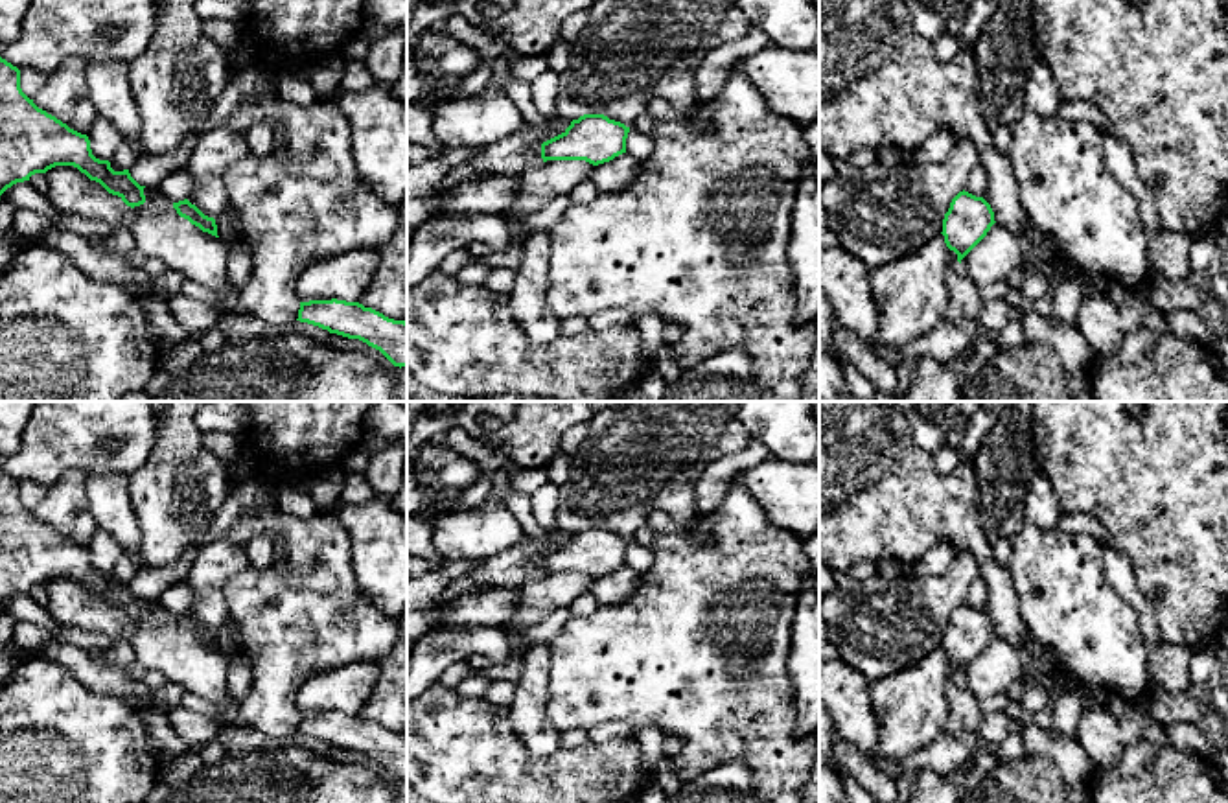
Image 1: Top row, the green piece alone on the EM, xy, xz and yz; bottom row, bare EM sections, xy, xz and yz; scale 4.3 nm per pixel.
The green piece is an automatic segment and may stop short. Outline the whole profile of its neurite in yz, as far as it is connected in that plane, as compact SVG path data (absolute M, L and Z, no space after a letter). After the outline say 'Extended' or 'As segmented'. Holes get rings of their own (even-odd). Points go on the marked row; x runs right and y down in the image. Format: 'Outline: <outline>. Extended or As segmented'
Outline: M959 192L943 219L943 236L950 250L961 260L987 236L994 225L994 212L983 197Z. As segmented

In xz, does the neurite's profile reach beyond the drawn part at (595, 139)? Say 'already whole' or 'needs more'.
already whole

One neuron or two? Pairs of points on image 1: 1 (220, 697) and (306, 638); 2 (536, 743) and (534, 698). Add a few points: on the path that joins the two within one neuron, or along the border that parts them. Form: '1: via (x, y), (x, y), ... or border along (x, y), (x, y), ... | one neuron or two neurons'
1: border along (238, 702), (240, 713) | two neurons
2: via (536, 732), (534, 709) | one neuron

